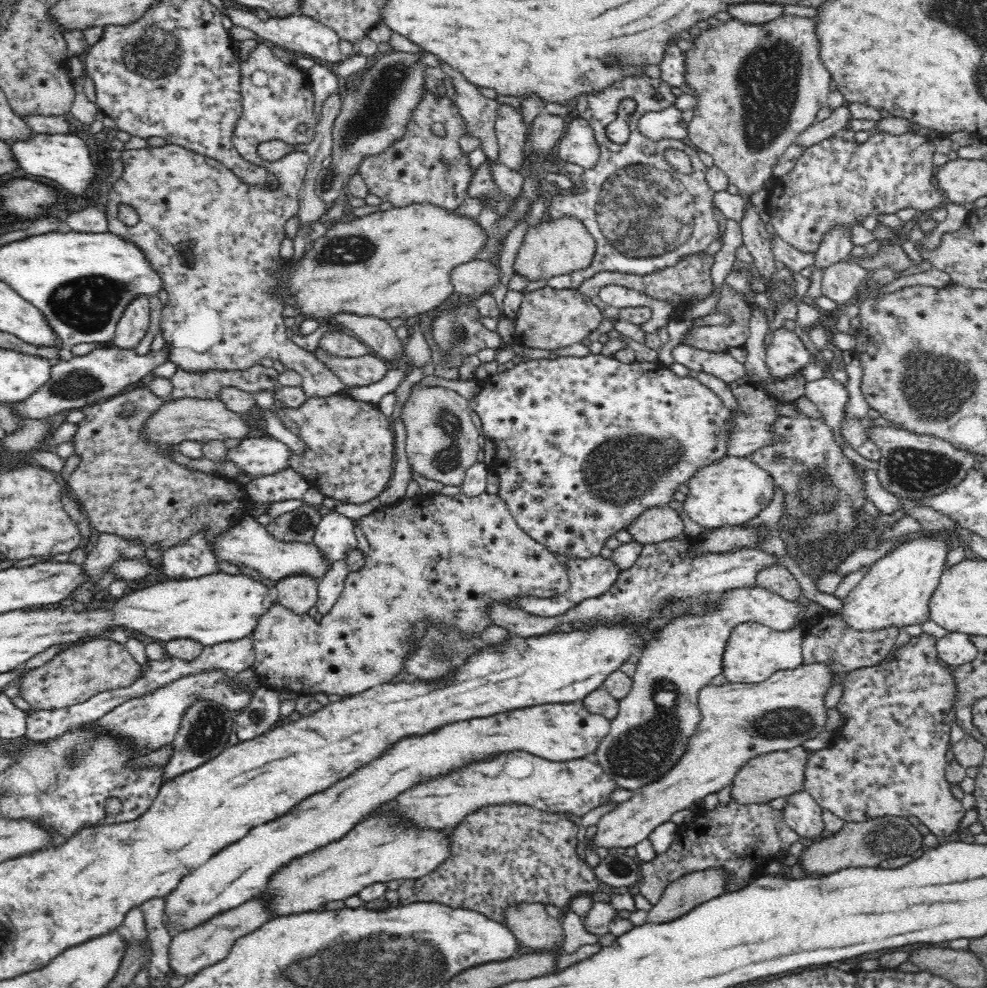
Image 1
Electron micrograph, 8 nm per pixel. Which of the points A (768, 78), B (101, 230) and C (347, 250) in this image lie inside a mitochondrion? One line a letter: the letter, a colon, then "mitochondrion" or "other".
A: mitochondrion
B: other
C: mitochondrion

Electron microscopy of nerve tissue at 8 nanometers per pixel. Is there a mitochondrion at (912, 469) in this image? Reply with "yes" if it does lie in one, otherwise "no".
yes

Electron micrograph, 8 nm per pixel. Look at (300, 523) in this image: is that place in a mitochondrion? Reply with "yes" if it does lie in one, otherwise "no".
yes

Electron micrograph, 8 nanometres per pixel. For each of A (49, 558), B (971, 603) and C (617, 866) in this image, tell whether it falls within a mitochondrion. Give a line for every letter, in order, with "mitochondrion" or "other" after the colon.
A: other
B: other
C: mitochondrion

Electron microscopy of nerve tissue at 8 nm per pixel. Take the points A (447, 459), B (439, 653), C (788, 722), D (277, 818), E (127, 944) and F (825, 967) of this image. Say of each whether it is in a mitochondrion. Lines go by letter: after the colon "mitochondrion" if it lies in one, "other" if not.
A: mitochondrion
B: mitochondrion
C: mitochondrion
D: other
E: other
F: other

